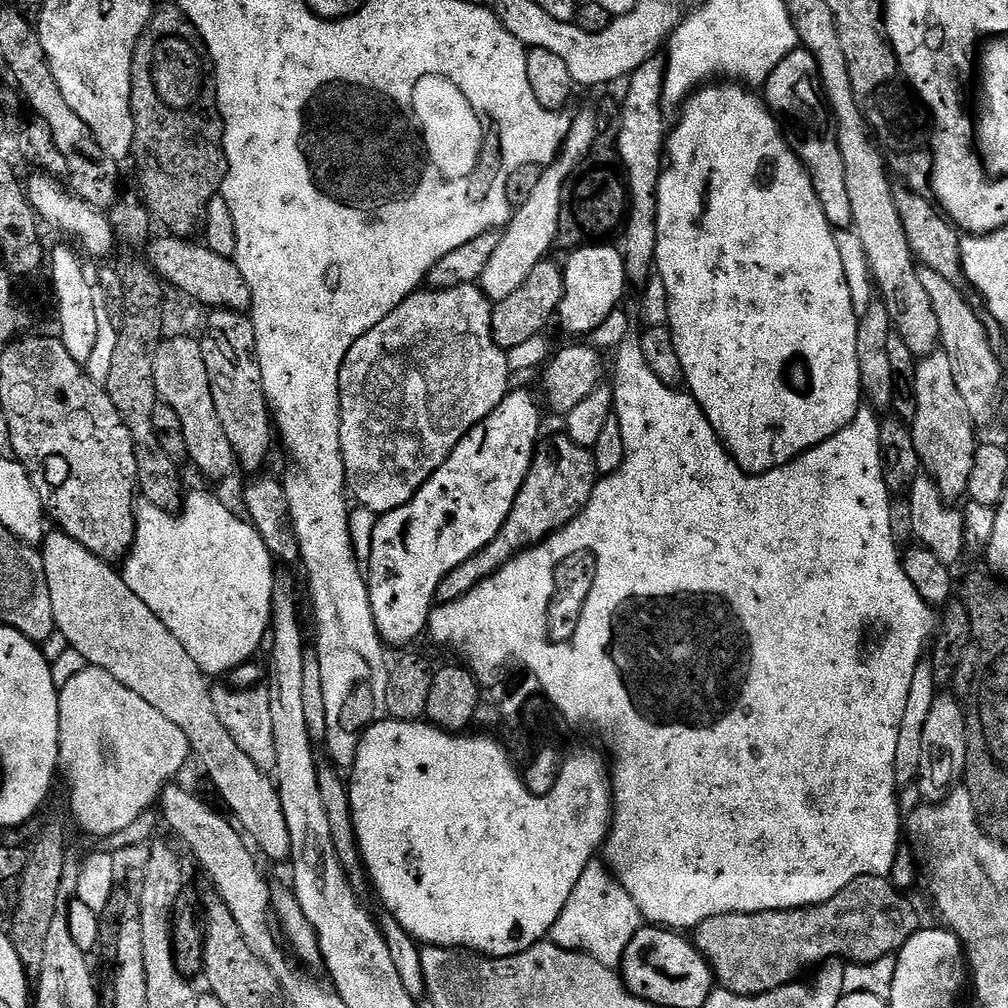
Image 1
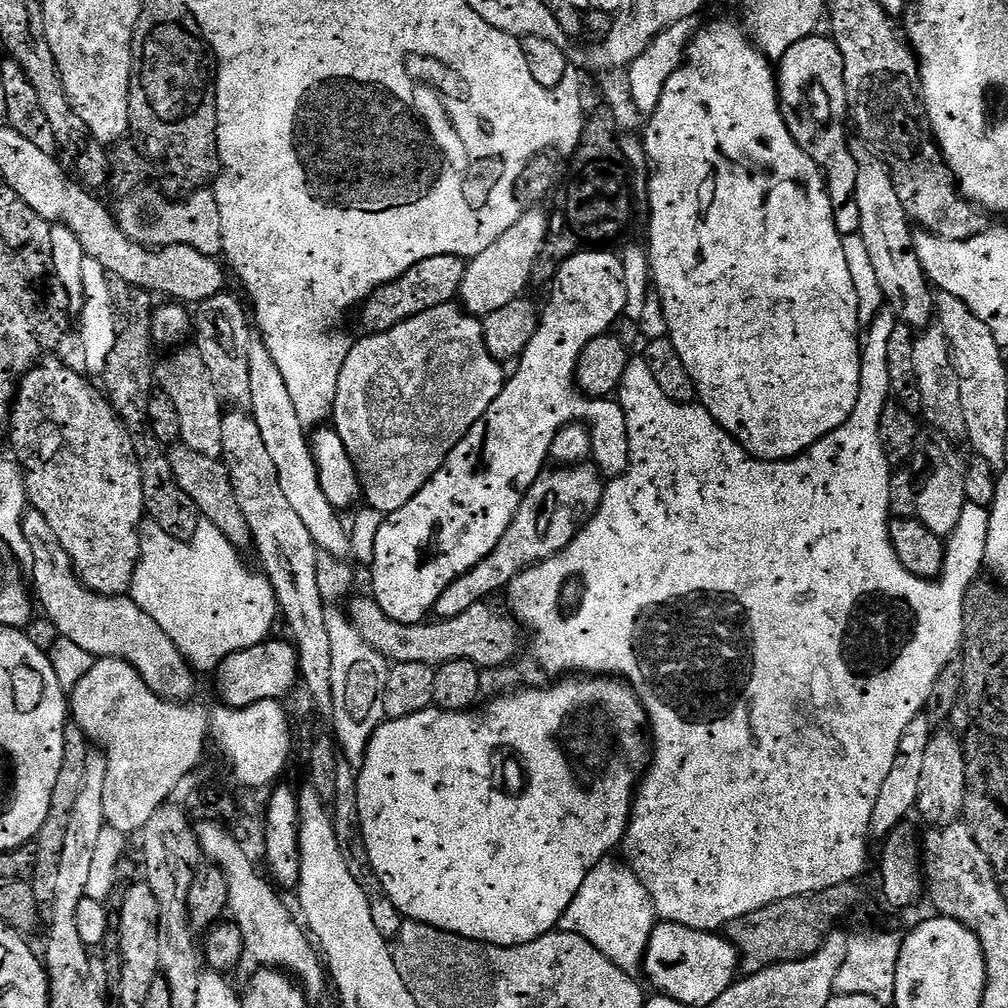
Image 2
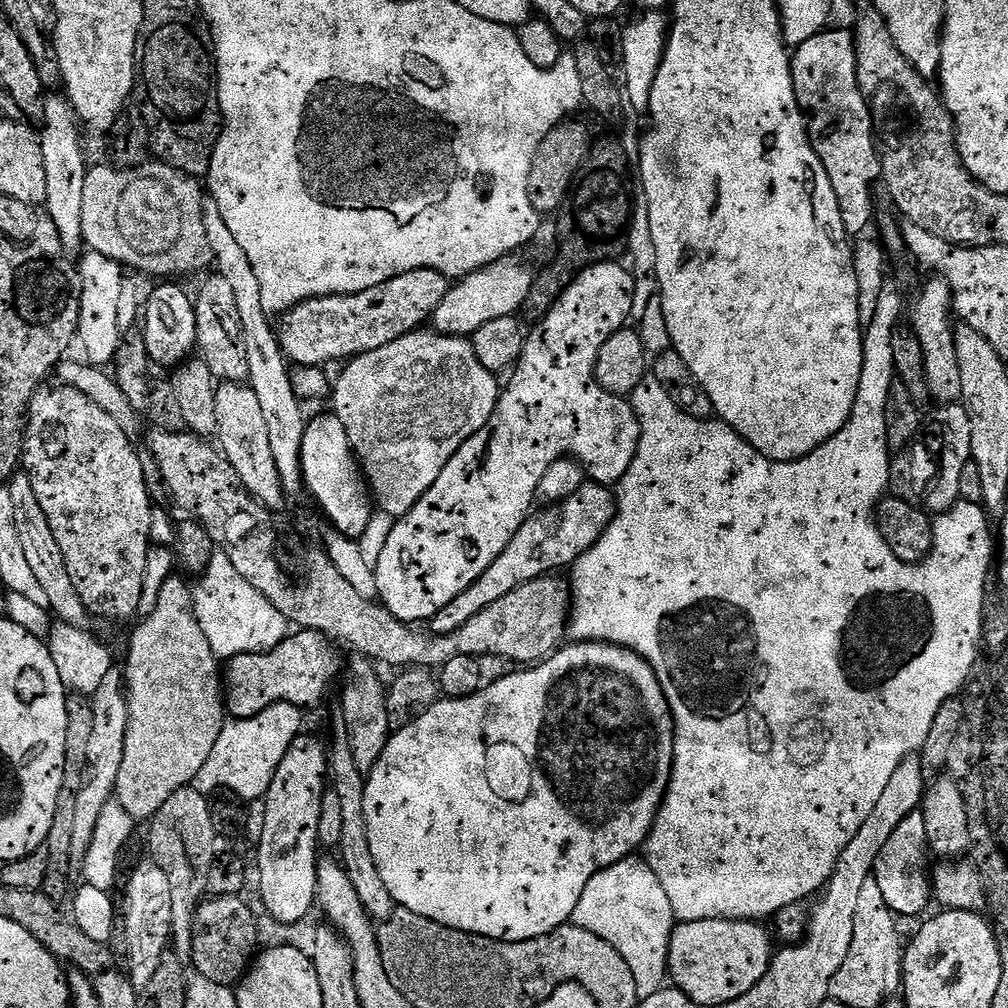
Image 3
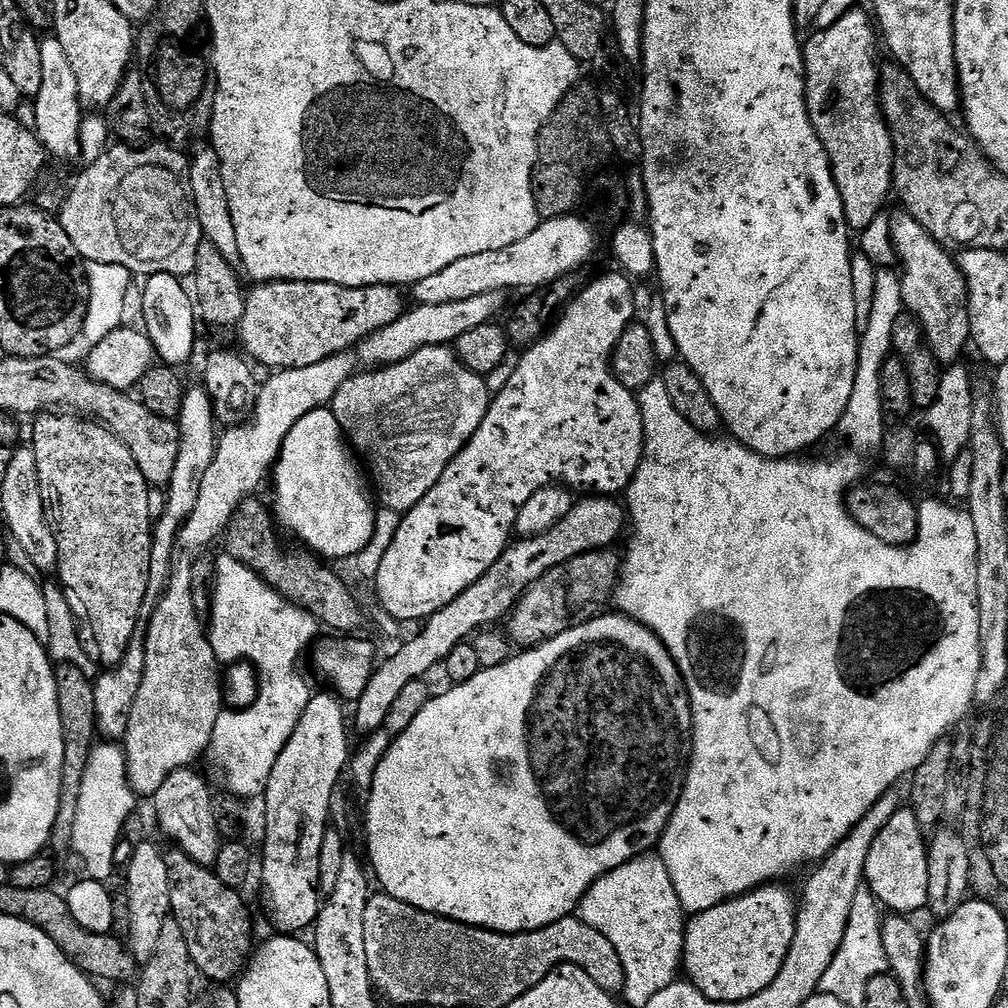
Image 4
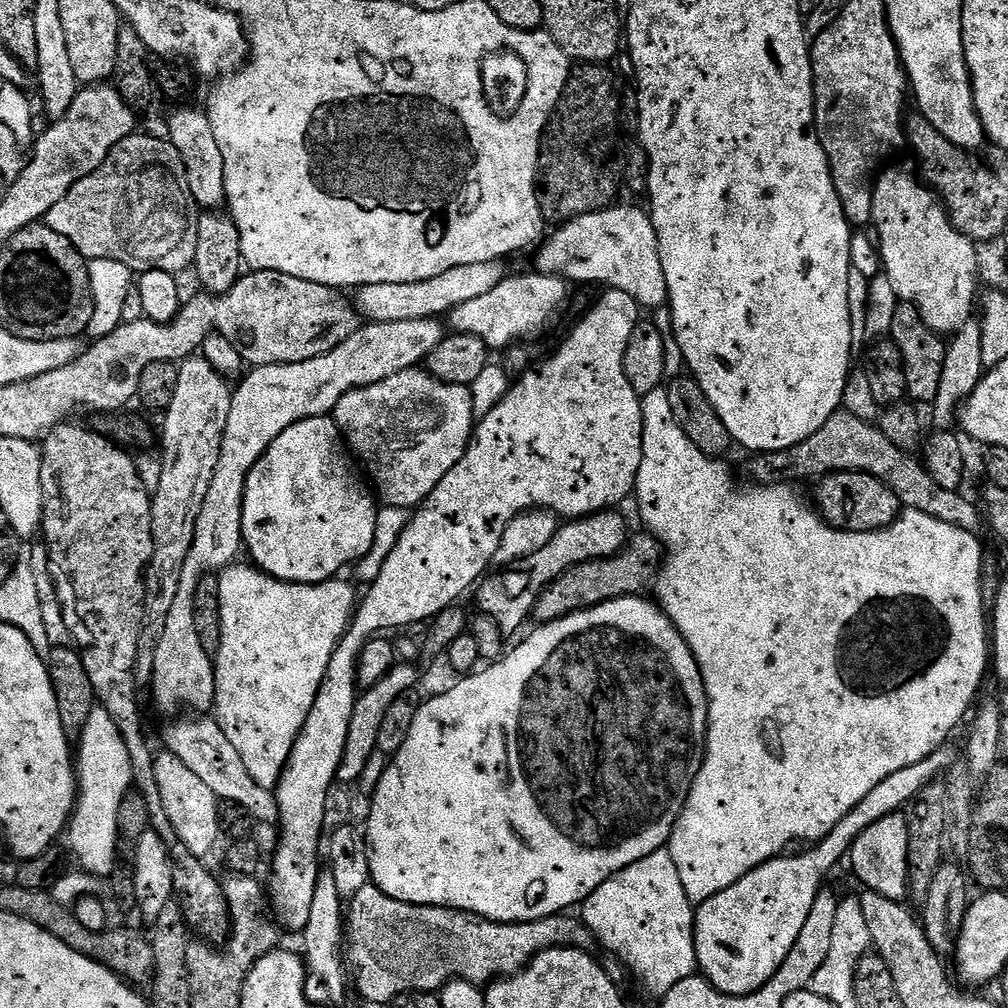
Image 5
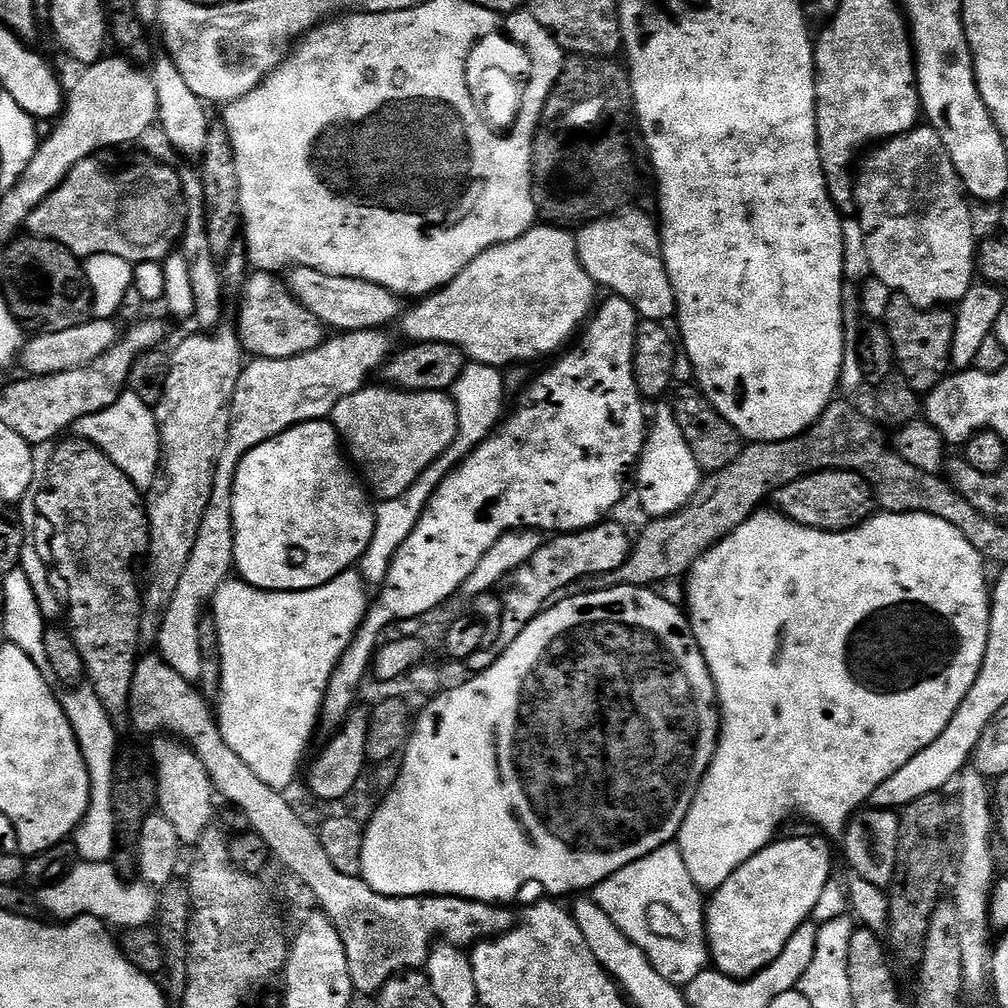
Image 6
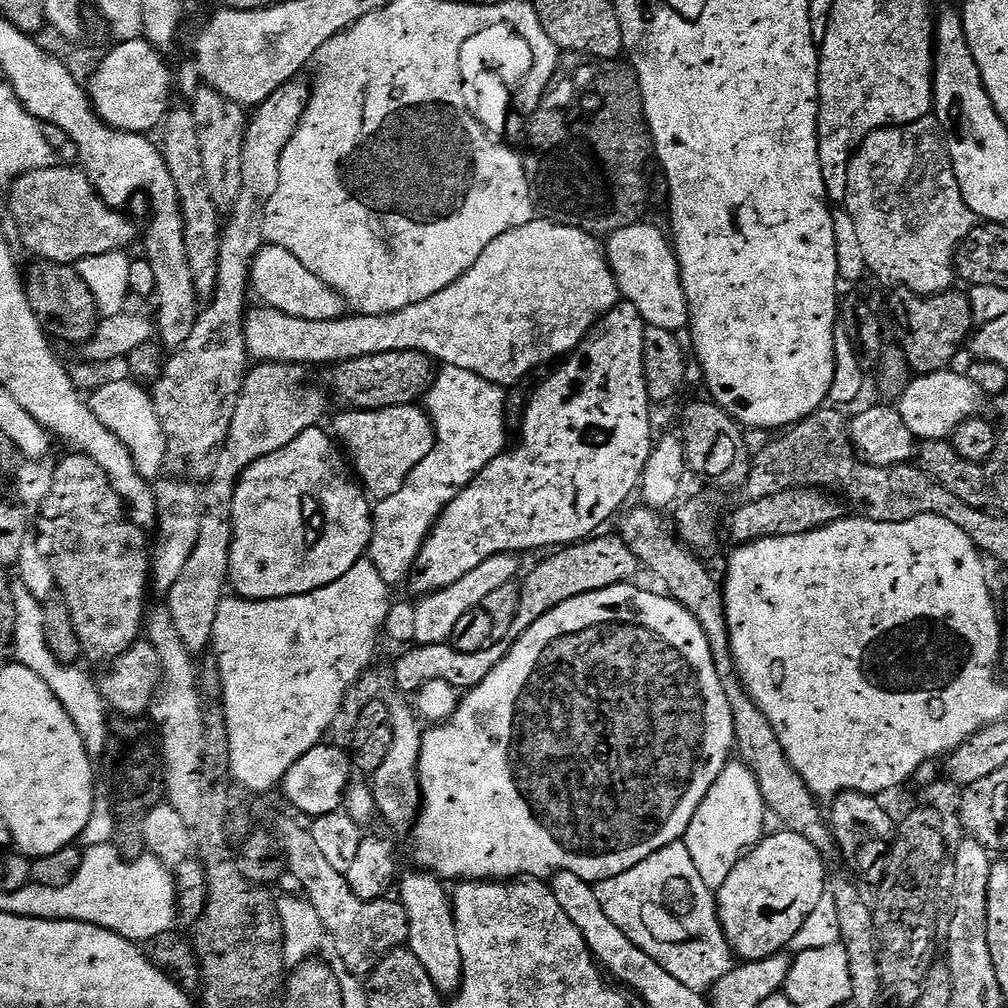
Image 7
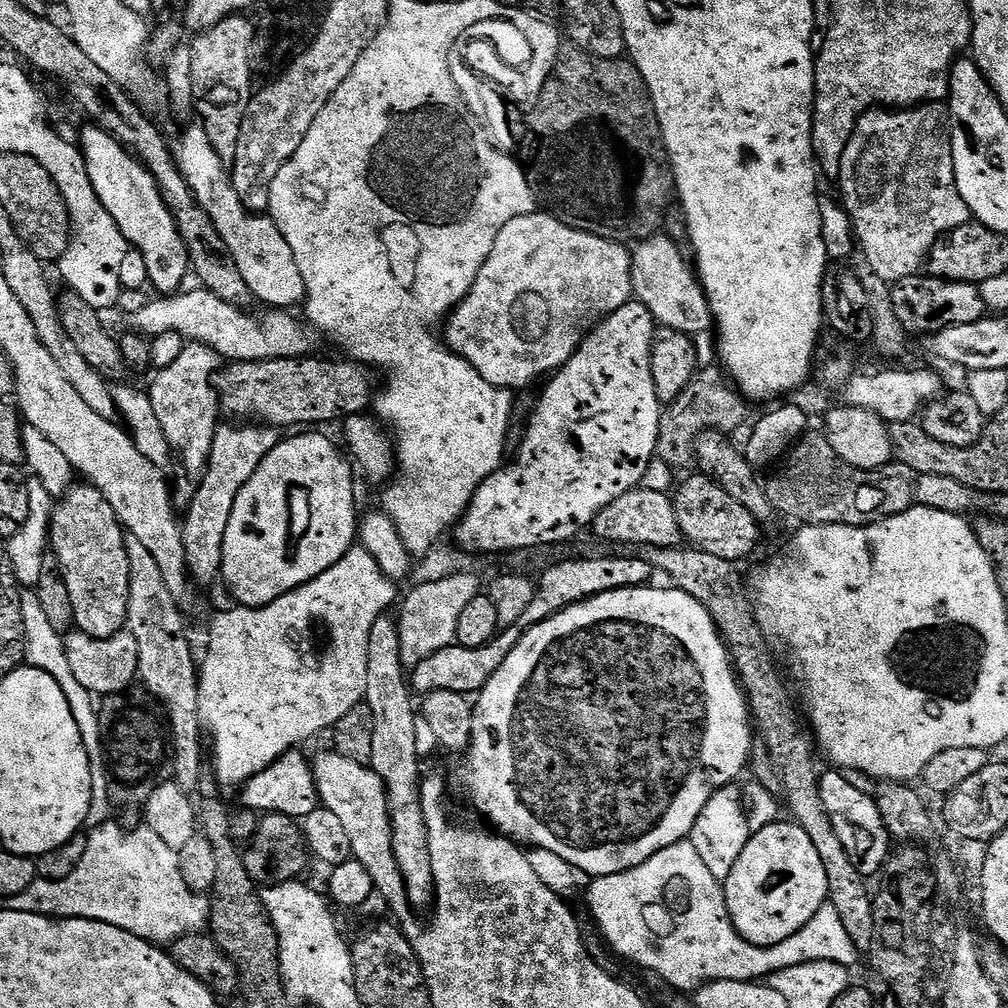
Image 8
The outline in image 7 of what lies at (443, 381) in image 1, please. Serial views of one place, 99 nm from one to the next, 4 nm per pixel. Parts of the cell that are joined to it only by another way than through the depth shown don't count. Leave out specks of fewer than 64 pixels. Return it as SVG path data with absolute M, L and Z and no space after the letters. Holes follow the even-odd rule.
M416 404L340 411L344 412L336 416L335 439L342 445L365 493L377 501L390 498L390 494L398 494L414 466L418 466L418 462L422 462L436 444L436 427L431 416Z

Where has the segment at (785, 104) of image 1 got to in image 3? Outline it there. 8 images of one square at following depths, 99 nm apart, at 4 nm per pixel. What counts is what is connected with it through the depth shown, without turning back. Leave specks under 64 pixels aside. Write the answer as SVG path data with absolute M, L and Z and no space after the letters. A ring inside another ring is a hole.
M847 28L820 32L799 44L791 58L796 101L808 125L810 142L830 178L830 186L834 186L834 198L838 198L844 229L849 234L867 233L864 231L868 223L874 220L872 187L882 176L881 155L872 131L872 115L858 86L853 33Z

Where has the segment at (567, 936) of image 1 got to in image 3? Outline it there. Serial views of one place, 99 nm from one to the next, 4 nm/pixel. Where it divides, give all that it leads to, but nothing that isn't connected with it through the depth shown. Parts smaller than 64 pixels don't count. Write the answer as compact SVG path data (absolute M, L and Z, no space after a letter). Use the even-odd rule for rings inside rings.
M633 854L596 871L586 882L578 906L574 906L571 923L590 930L590 934L598 934L602 942L610 942L626 958L626 966L634 974L637 1001L650 998L650 994L665 987L668 946L678 921L666 890L662 890L662 882L658 882L658 874L650 870L647 860Z

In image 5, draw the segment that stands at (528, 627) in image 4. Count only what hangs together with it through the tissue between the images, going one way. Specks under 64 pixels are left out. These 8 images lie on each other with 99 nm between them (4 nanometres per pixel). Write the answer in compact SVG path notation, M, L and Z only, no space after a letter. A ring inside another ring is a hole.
M647 531L629 539L624 551L617 556L608 556L604 560L591 560L585 564L574 566L566 570L553 584L544 589L536 603L535 619L540 624L549 624L569 616L571 612L578 612L582 608L593 608L602 602L610 602L614 598L623 596L638 596L644 587L655 581L662 563L662 549L655 536Z

